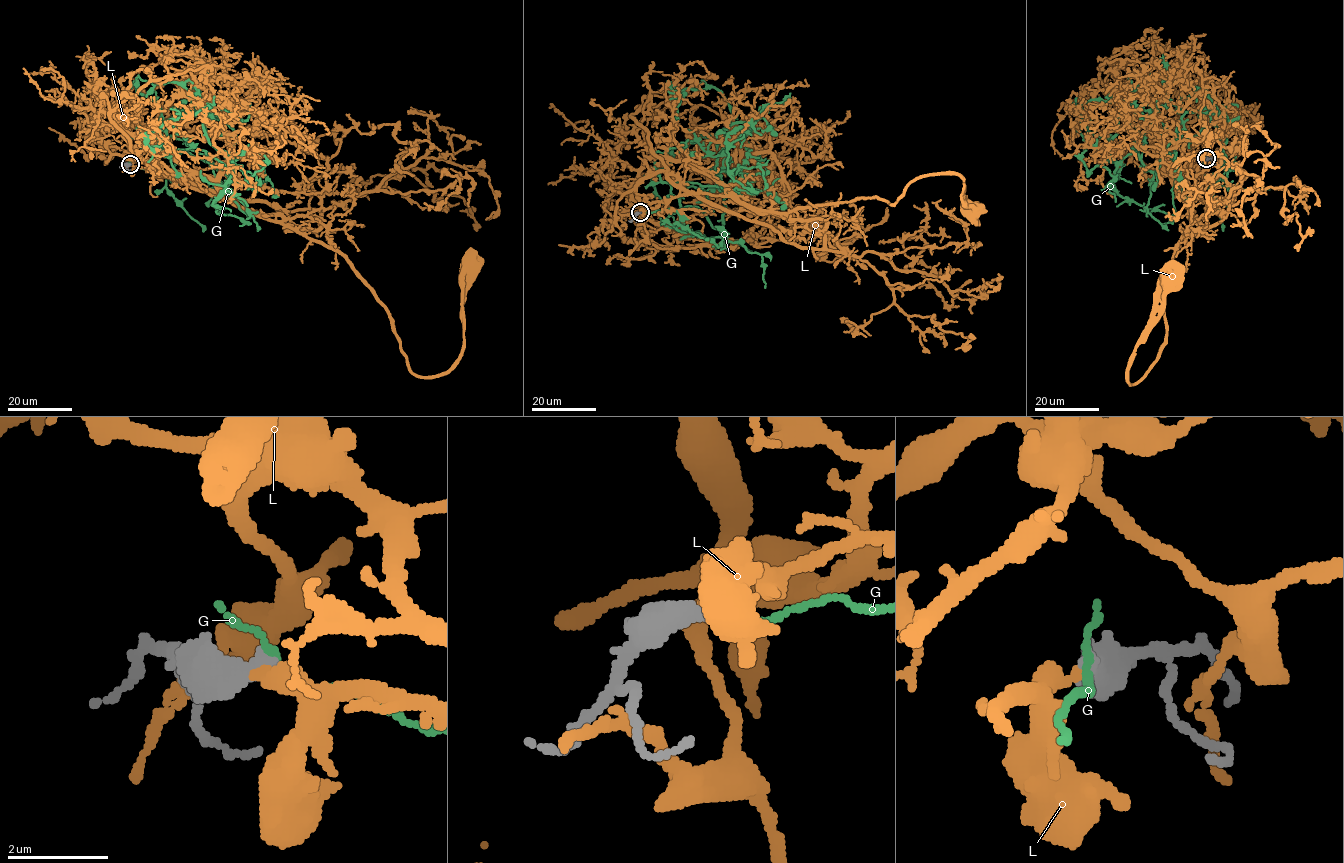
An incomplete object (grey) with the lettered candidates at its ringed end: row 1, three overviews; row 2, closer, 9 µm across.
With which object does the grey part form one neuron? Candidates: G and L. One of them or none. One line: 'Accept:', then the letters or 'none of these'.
Accept: L

